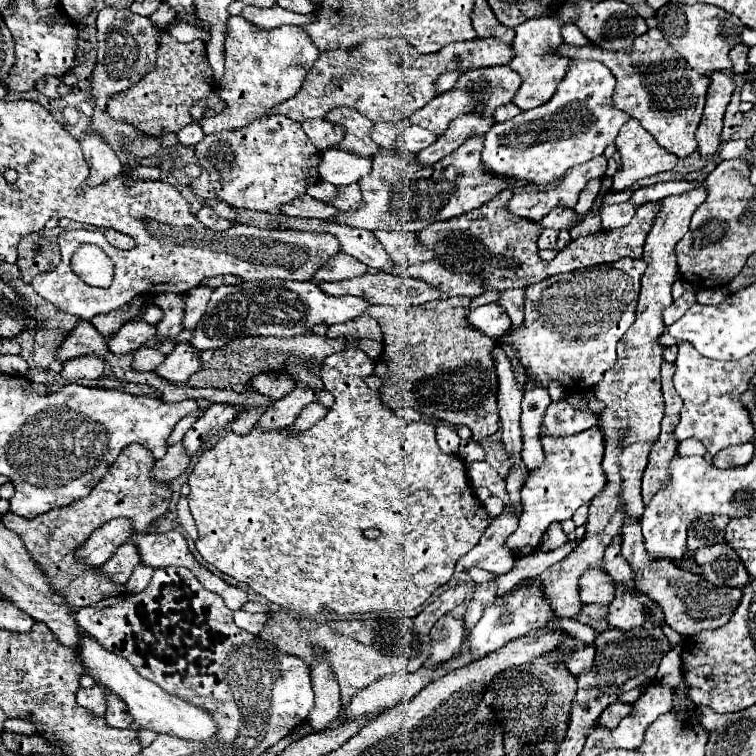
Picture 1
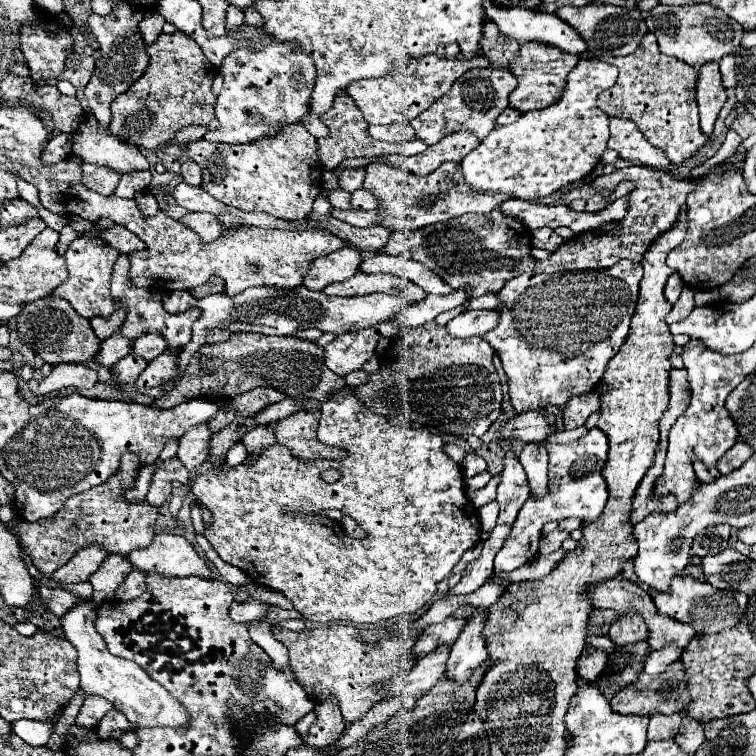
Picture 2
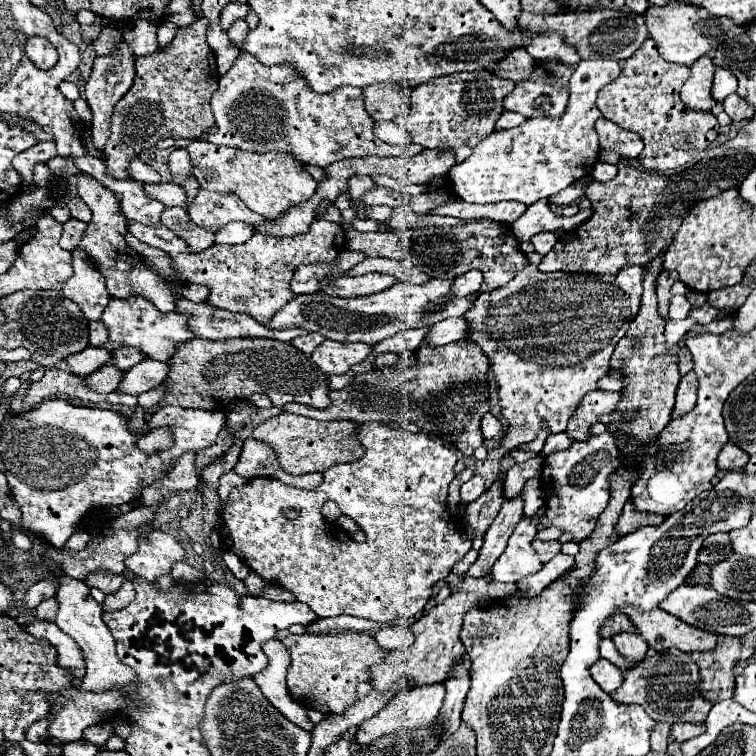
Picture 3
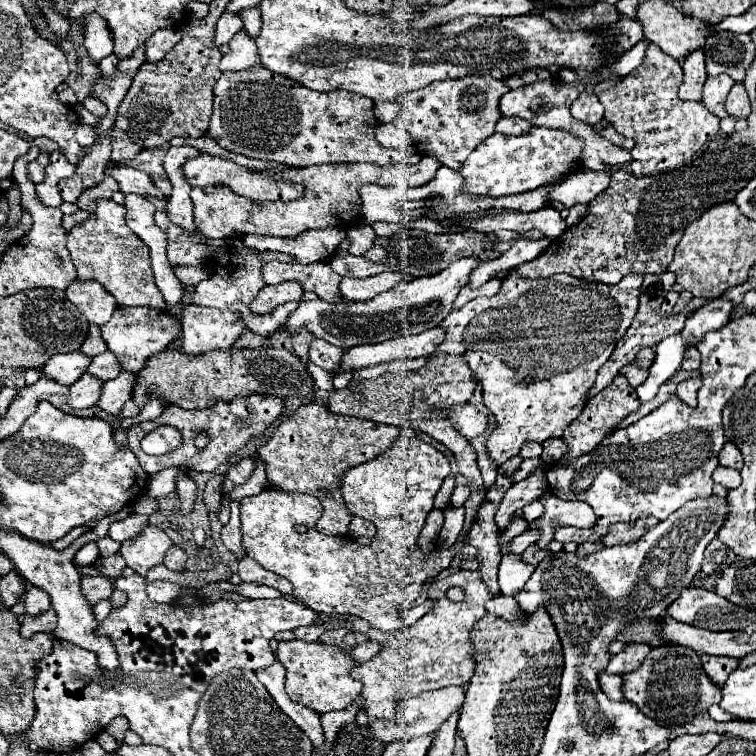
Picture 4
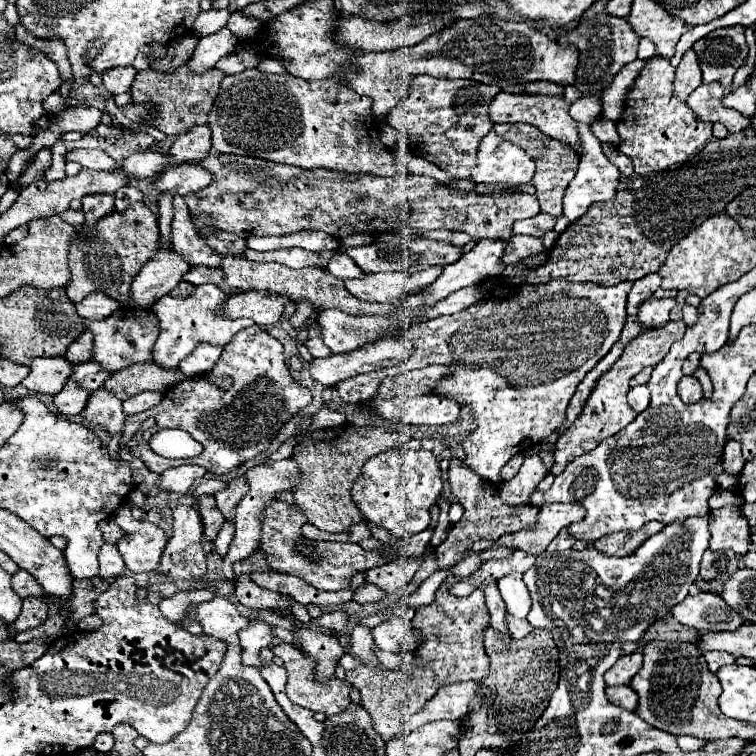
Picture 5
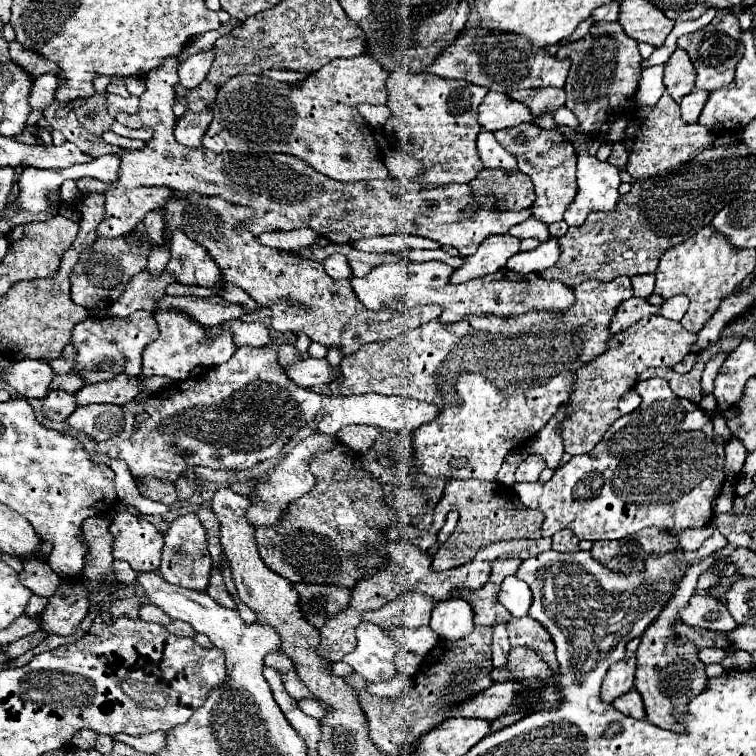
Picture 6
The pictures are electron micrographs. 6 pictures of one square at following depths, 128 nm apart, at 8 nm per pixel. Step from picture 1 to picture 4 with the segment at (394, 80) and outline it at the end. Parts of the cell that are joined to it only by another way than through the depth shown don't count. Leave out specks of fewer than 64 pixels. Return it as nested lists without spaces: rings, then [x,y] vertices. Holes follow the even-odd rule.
[[[380,100],[380,104],[374,104],[374,114],[376,114],[376,118],[380,122],[392,122],[398,112],[400,112],[400,104],[398,102]]]

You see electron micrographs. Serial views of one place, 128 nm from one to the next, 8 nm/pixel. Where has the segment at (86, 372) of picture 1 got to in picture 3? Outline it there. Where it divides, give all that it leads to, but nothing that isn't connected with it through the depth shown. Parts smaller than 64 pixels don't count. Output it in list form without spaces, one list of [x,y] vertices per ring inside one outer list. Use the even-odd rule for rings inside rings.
[[[48,370],[38,382],[32,382],[32,386],[26,392],[26,404],[36,406],[42,400],[62,396],[62,398],[72,398],[72,400],[82,400],[82,402],[92,402],[92,404],[102,404],[108,402],[114,408],[132,408],[136,406],[136,398],[128,394],[98,394],[96,390],[88,388],[84,384],[84,378],[68,372],[68,370]]]

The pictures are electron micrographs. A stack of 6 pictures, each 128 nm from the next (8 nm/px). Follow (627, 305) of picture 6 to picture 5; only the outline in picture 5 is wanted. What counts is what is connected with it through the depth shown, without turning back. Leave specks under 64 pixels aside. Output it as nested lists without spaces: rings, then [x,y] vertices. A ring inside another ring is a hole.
[[[654,298],[652,300],[646,300],[640,310],[638,310],[638,316],[640,316],[640,322],[642,324],[648,324],[648,326],[660,326],[660,324],[666,324],[668,322],[668,314],[670,310],[676,306],[676,300],[674,298]]]

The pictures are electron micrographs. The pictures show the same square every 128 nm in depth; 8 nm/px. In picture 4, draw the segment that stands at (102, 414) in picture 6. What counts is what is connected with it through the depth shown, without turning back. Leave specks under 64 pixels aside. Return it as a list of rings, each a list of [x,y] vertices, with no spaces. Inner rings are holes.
[[[120,372],[120,376],[116,376],[114,380],[104,382],[98,406],[110,416],[120,414],[124,402],[130,400],[134,386],[136,386],[136,374],[134,372]]]

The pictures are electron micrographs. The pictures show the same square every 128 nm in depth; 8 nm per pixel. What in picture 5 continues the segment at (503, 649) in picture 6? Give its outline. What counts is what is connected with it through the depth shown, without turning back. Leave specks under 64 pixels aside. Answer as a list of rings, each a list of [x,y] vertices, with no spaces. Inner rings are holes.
[[[488,582],[484,584],[484,596],[486,596],[486,606],[490,610],[490,626],[496,628],[502,636],[502,640],[508,642],[510,634],[508,634],[508,626],[504,622],[504,614],[506,614],[506,604],[496,588],[496,582]]]

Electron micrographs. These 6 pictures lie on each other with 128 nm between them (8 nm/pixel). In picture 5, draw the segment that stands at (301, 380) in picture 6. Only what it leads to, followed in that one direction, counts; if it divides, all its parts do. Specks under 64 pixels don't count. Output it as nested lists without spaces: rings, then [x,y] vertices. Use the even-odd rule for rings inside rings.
[[[378,340],[348,354],[334,354],[330,358],[316,358],[310,362],[310,374],[324,386],[336,386],[340,380],[356,374],[374,372],[380,368],[396,366],[412,354],[410,340]]]

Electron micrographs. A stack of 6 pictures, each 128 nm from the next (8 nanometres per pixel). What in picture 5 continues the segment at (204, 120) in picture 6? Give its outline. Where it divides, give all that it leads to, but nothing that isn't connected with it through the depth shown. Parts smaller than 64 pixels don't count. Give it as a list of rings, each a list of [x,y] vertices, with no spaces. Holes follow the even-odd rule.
[[[194,126],[190,132],[176,136],[172,148],[168,150],[172,162],[196,162],[198,156],[210,154],[210,128]]]

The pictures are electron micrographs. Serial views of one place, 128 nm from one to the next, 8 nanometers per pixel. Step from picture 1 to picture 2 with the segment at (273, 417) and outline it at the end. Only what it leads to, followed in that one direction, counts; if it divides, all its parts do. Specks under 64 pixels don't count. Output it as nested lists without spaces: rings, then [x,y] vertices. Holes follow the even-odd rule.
[[[266,424],[266,426],[254,426],[252,430],[248,430],[242,438],[242,442],[246,444],[248,456],[256,456],[264,446],[270,446],[276,442],[274,436],[274,424]]]

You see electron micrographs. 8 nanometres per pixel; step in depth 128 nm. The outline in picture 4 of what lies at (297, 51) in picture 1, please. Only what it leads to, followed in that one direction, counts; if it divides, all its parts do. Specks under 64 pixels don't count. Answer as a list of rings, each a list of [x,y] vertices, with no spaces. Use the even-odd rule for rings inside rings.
[[[256,66],[256,68],[246,68],[240,72],[222,72],[220,80],[214,86],[214,114],[210,120],[210,130],[208,134],[228,152],[236,152],[236,154],[244,154],[248,158],[258,158],[258,160],[272,160],[272,162],[280,162],[280,164],[288,164],[288,166],[312,166],[312,164],[330,164],[330,162],[374,162],[374,164],[396,164],[396,162],[416,162],[416,150],[414,156],[410,158],[410,154],[400,152],[400,150],[388,150],[384,146],[378,144],[378,140],[374,138],[374,130],[376,130],[376,116],[372,112],[374,102],[368,100],[366,96],[358,96],[352,92],[344,92],[344,90],[332,90],[332,92],[316,92],[310,88],[304,88],[300,84],[296,84],[294,80],[288,80],[286,76],[280,76],[264,66]]]

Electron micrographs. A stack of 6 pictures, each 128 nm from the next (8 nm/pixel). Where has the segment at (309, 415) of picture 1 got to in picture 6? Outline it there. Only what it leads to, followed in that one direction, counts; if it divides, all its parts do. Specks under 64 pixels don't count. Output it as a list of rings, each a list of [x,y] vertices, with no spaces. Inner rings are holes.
[[[337,443],[337,446],[326,453],[313,458],[313,474],[319,475],[319,482],[312,492],[304,494],[295,502],[290,502],[282,518],[270,528],[256,528],[256,546],[262,562],[278,576],[290,580],[292,584],[334,584],[354,588],[354,584],[366,574],[374,574],[388,564],[388,554],[384,550],[386,538],[384,528],[394,522],[394,514],[384,506],[382,484],[366,470],[356,468],[358,454],[348,446]]]

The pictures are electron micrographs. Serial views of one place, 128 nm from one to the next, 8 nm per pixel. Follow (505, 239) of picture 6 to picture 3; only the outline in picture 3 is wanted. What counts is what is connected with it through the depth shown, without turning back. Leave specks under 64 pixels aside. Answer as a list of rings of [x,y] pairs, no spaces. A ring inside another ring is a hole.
[[[430,280],[424,286],[412,286],[404,282],[396,282],[392,288],[362,296],[362,298],[332,298],[324,292],[316,294],[300,294],[294,296],[264,328],[268,330],[286,330],[286,328],[304,328],[310,332],[318,332],[330,340],[338,342],[366,342],[378,344],[388,336],[394,336],[400,330],[408,328],[426,328],[450,316],[462,316],[470,302],[466,298],[456,298],[450,294],[452,280]]]

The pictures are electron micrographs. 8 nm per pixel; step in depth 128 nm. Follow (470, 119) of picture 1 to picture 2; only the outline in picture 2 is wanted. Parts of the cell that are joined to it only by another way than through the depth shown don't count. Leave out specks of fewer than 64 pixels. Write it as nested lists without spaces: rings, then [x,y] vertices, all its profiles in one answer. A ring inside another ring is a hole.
[[[452,132],[452,134],[444,136],[438,144],[428,146],[422,154],[382,156],[382,158],[376,158],[376,162],[384,162],[384,164],[392,164],[392,166],[396,164],[418,176],[424,176],[424,174],[434,172],[444,162],[450,162],[450,160],[462,162],[464,156],[468,152],[472,152],[478,144],[480,144],[480,140],[476,140],[476,136],[472,136],[472,132]]]

